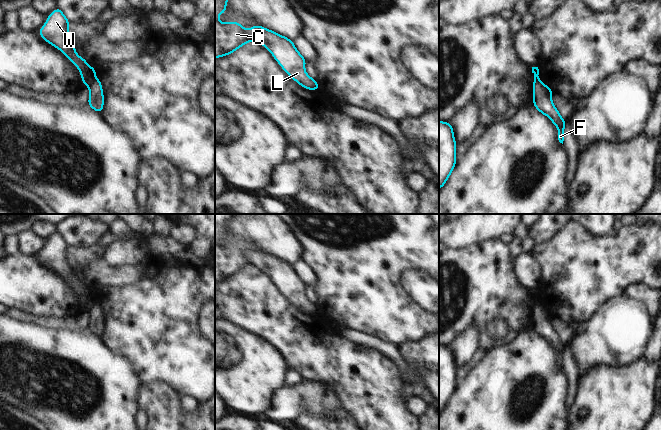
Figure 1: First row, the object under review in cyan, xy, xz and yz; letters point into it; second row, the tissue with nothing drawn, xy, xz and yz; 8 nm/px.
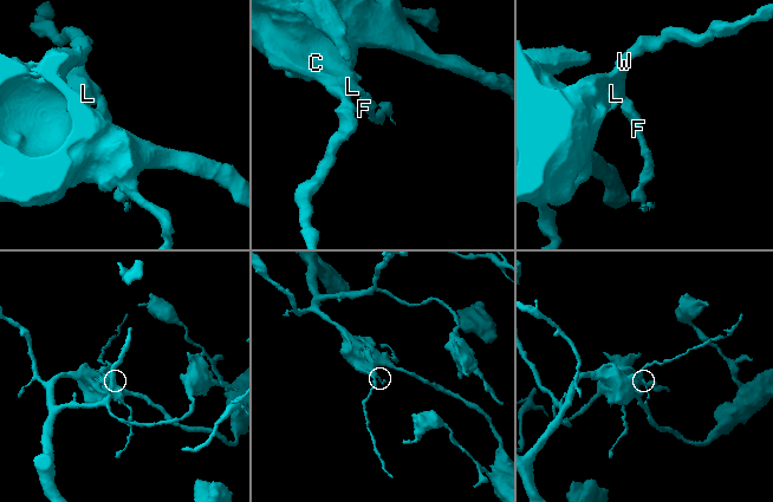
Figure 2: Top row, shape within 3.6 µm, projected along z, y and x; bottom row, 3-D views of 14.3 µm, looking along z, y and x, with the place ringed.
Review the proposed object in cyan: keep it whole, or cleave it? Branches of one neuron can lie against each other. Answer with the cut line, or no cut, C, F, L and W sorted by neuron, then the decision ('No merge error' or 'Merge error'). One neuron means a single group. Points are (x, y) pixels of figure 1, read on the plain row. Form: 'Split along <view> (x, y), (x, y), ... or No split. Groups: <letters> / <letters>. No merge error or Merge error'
Split along xy (95, 300), (87, 309). Groups: C L W / F. Merge error

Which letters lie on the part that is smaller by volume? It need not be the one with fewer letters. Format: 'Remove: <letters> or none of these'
Remove: F

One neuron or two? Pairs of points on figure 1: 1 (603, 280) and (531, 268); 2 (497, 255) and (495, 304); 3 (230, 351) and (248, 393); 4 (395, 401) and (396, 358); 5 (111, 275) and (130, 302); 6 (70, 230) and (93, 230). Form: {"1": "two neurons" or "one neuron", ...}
{"1": "two neurons", "2": "one neuron", "3": "one neuron", "4": "two neurons", "5": "two neurons", "6": "one neuron"}

